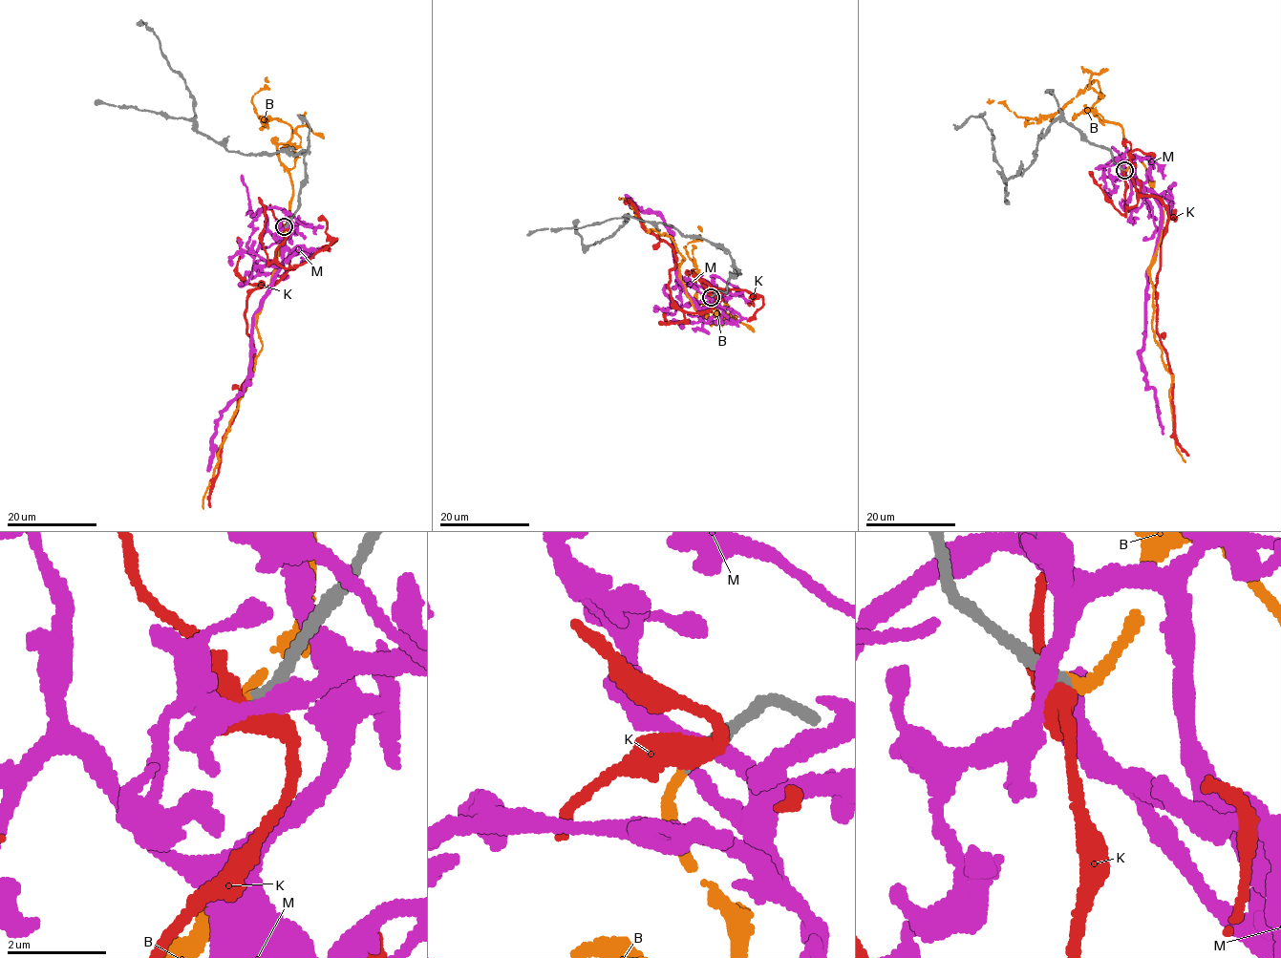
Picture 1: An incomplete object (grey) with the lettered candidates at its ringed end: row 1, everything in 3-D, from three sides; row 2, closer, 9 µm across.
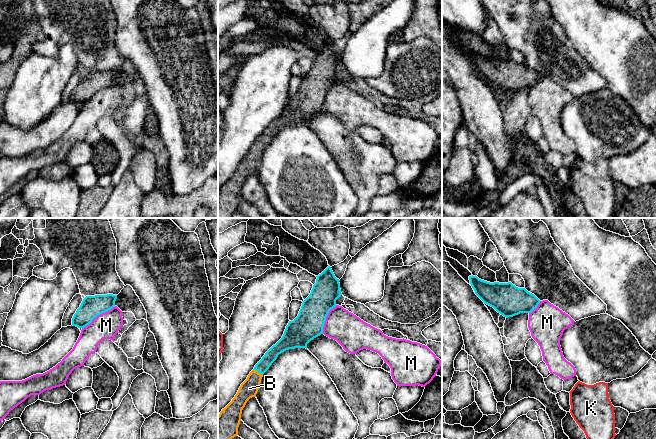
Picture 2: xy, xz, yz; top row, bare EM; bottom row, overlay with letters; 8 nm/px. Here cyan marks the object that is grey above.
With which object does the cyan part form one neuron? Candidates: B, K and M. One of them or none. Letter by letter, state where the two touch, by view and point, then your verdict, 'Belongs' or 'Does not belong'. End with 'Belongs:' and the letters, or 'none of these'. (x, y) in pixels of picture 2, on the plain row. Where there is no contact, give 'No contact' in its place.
B: Touches cyan at xz (258, 147). Belongs
K: No contact. Does not belong
M: Touches cyan at xy (98, 90). Does not belong
Belongs: B

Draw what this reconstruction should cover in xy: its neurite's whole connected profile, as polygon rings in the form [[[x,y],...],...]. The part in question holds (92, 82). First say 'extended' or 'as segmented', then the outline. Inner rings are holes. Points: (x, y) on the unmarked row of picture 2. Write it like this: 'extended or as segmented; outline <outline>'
as segmented; outline [[[117,71],[86,72],[72,94],[72,101],[84,104],[98,91],[115,83]]]

